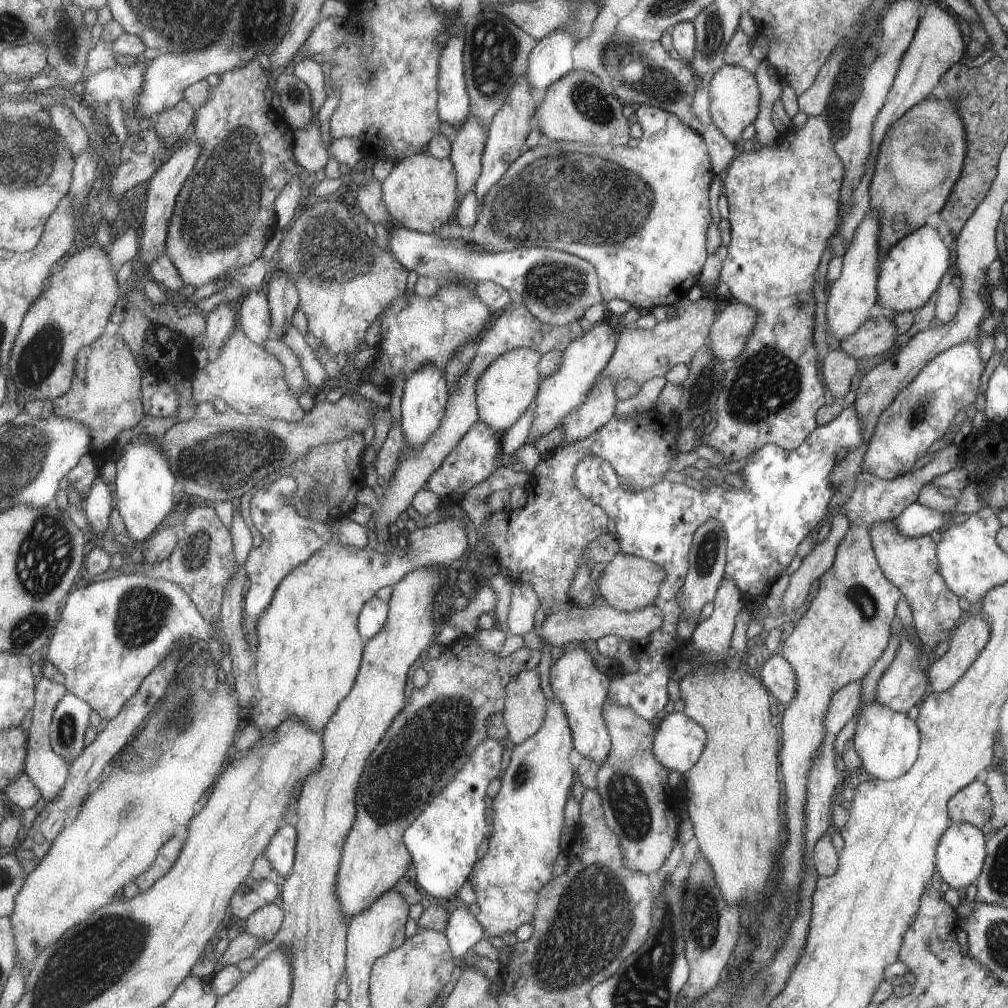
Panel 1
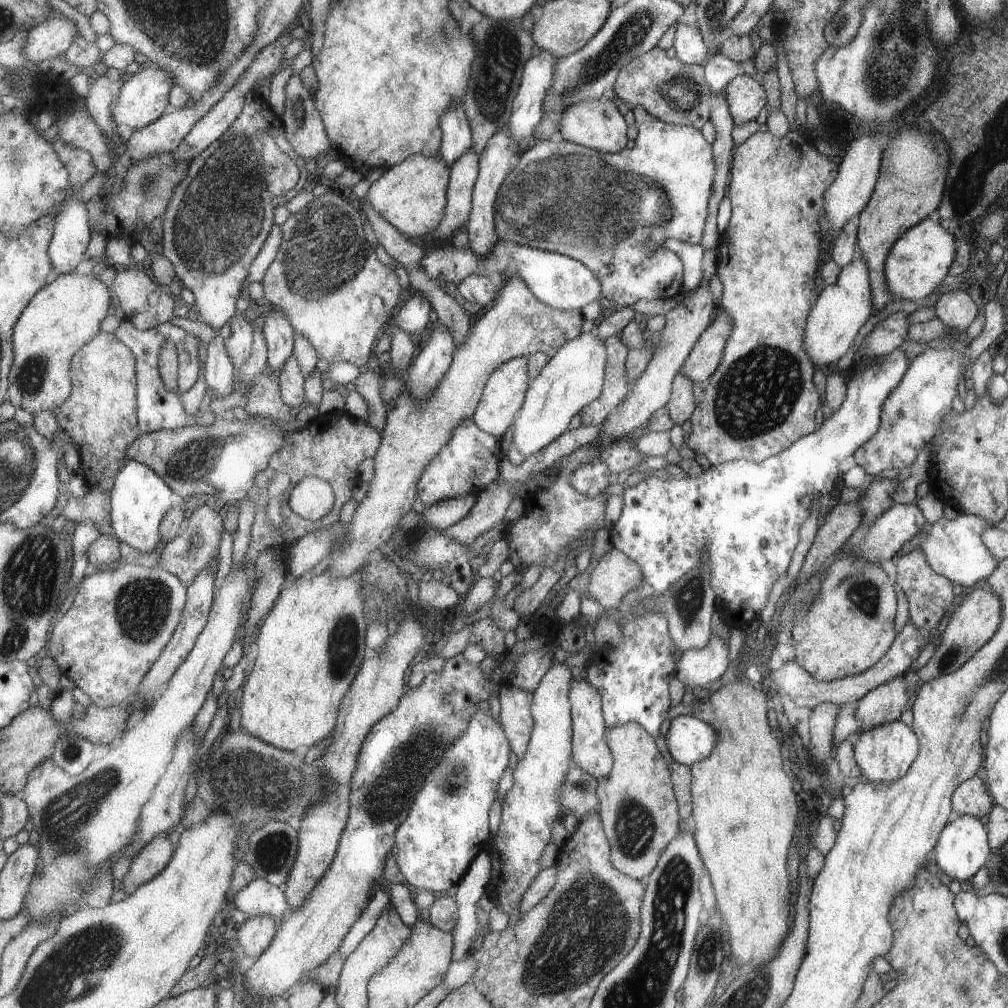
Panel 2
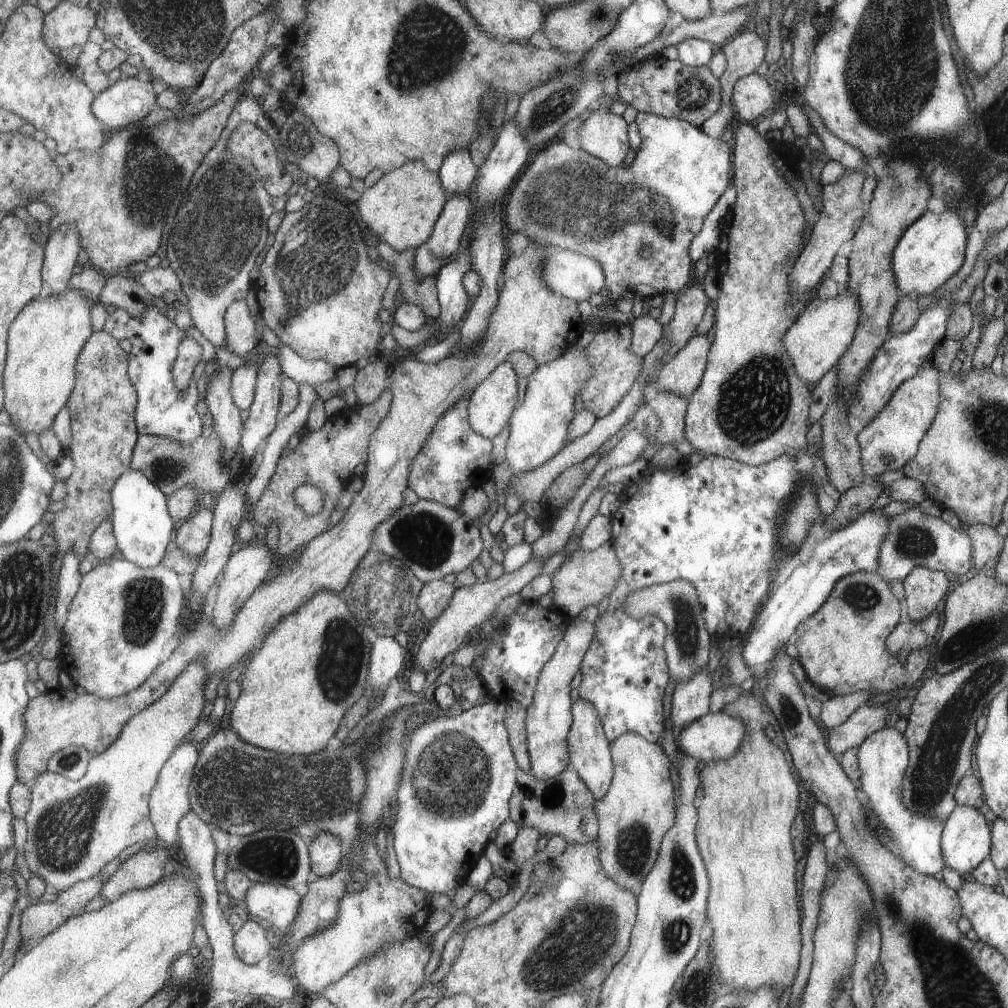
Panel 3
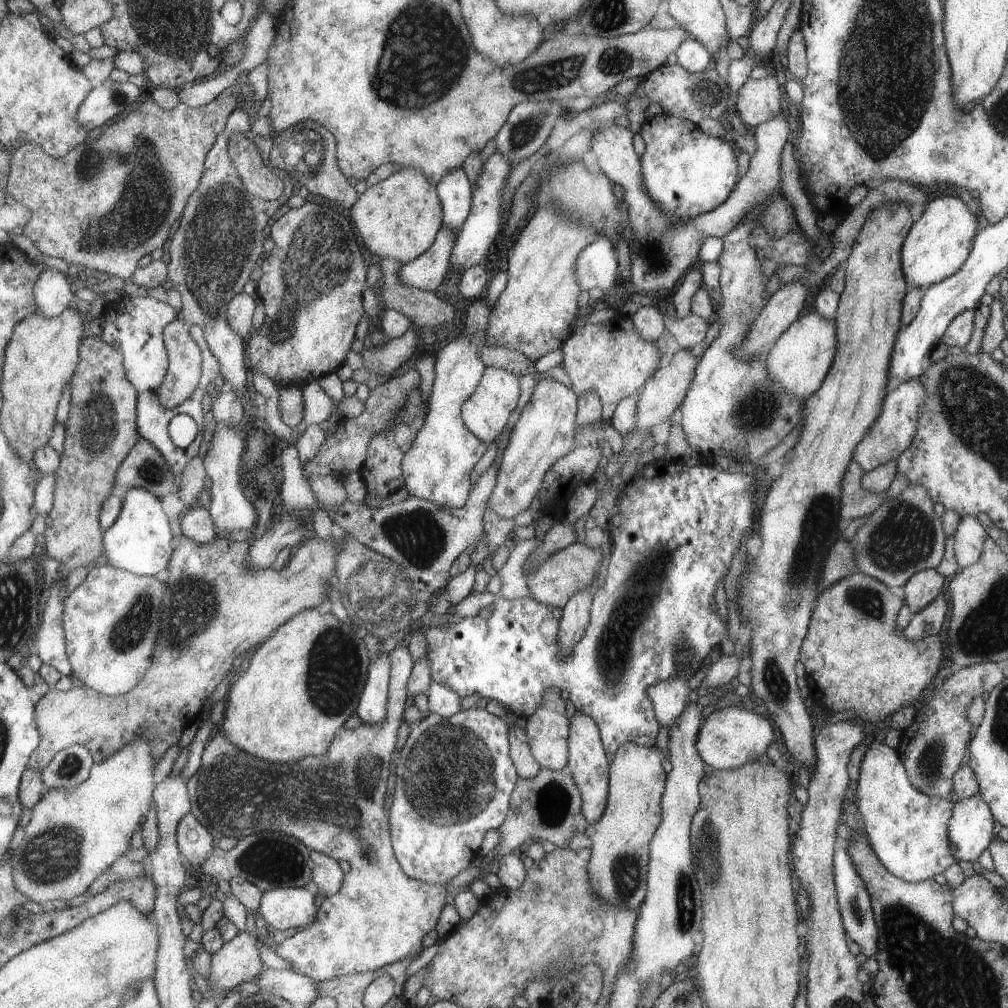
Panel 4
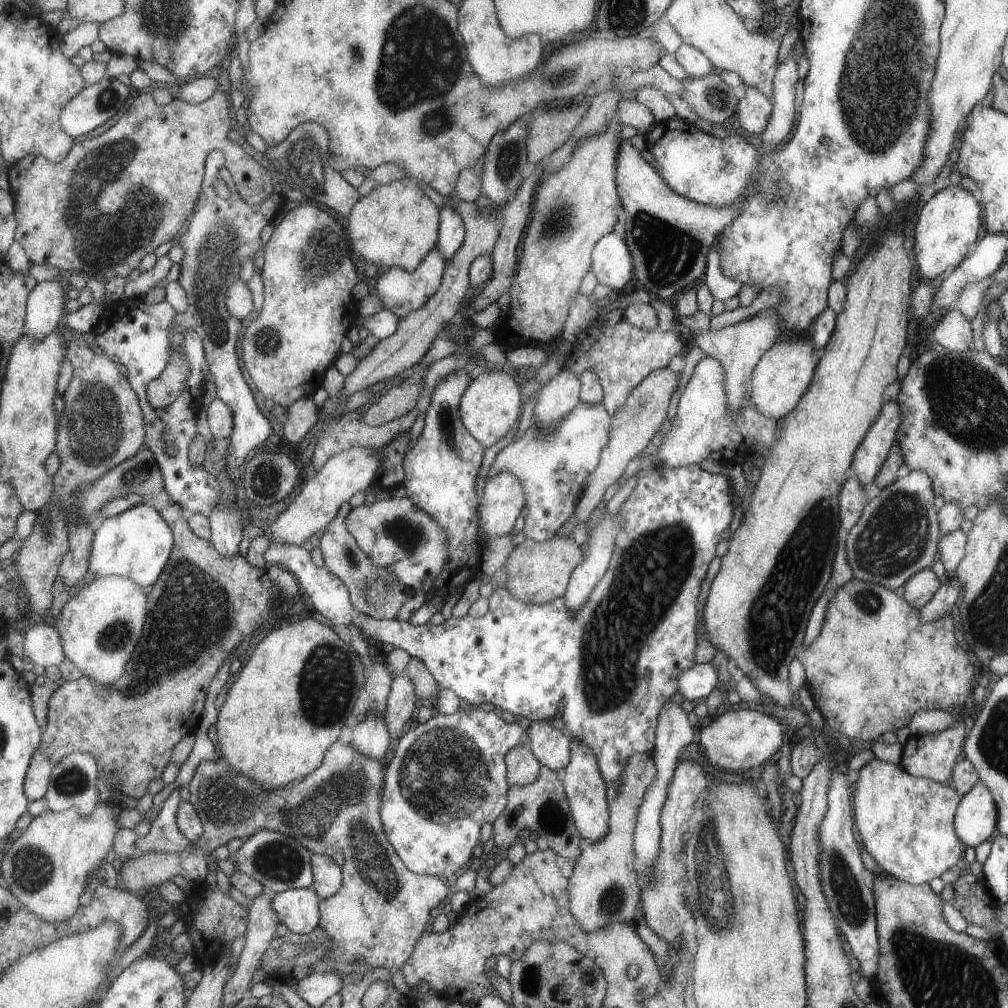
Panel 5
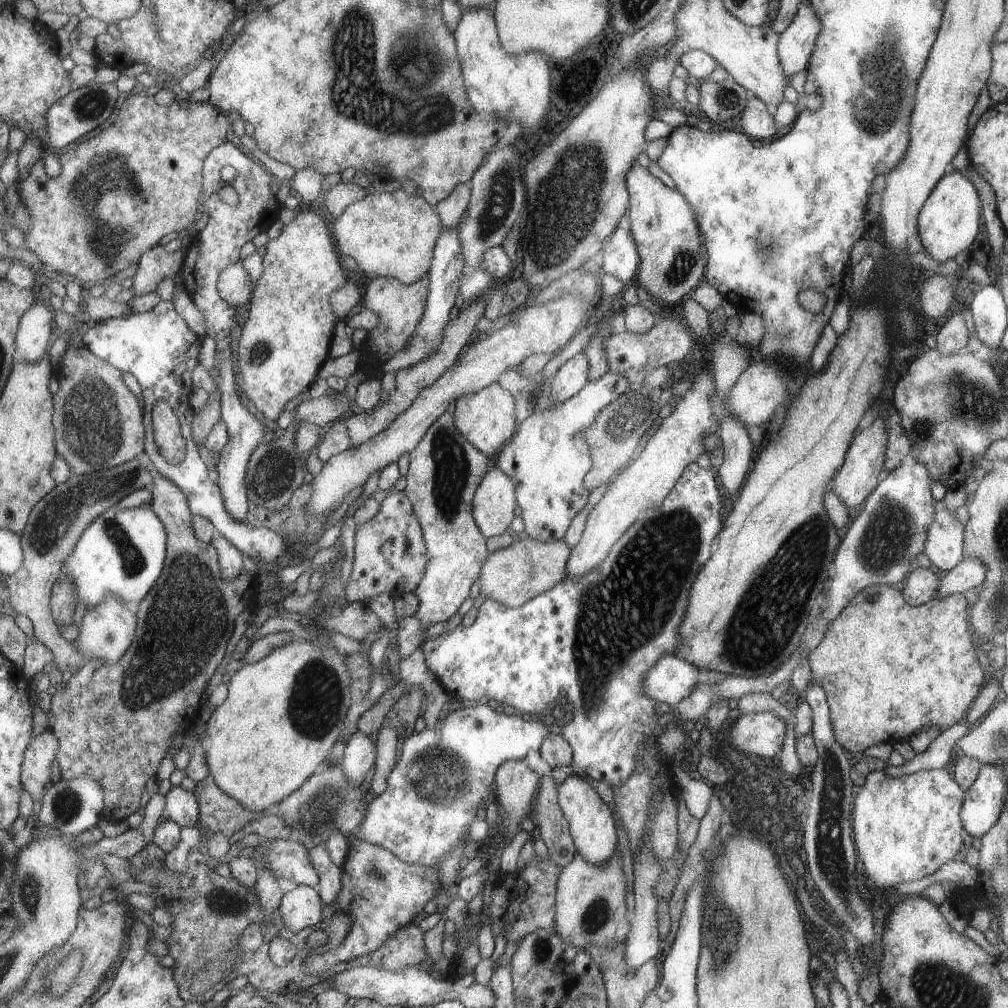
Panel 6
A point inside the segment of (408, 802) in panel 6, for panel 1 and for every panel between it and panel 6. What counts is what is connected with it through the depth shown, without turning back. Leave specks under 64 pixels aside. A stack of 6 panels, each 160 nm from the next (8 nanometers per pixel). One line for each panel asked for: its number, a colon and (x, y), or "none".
1: (444, 841)
2: (436, 846)
3: (459, 774)
4: (453, 783)
5: (447, 776)

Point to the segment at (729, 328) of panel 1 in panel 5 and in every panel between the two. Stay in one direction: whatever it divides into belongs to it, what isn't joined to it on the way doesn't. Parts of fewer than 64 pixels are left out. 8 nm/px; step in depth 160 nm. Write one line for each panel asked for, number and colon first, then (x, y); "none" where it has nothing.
2: (706, 354)
3: (681, 374)
4: (662, 393)
5: (643, 411)

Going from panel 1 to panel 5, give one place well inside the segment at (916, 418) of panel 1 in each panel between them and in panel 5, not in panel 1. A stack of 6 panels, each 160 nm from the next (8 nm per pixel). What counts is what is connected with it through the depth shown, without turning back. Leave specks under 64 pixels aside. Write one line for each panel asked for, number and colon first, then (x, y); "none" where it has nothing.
2: (910, 414)
3: (889, 440)
4: (891, 433)
5: (871, 453)

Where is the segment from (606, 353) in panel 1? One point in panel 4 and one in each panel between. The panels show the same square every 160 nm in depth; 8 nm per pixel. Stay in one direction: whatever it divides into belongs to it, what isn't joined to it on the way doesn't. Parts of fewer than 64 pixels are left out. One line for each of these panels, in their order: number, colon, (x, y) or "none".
2: (571, 379)
3: (538, 428)
4: (544, 431)

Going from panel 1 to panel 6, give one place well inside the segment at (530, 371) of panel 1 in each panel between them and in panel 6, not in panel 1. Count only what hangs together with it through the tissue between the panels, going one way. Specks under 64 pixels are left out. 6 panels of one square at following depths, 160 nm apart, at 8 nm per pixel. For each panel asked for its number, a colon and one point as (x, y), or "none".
2: (503, 393)
3: (495, 397)
4: (485, 413)
5: (492, 403)
6: (485, 418)

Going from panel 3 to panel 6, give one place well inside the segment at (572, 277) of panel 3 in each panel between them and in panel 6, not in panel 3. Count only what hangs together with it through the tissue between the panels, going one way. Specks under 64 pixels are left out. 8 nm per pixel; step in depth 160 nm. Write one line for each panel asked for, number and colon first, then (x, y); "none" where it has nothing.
4: (596, 265)
5: (612, 264)
6: (620, 259)

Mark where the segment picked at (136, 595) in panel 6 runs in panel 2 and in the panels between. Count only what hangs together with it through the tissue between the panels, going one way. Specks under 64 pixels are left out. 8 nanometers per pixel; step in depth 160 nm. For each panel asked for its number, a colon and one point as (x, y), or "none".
2: (140, 499)
3: (143, 525)
4: (141, 541)
5: (137, 544)

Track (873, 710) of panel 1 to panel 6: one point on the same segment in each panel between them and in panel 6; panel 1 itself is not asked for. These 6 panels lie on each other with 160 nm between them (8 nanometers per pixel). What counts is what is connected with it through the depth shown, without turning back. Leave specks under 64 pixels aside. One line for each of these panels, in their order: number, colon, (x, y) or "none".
2: (884, 755)
3: (883, 756)
4: (908, 830)
5: (906, 824)
6: (905, 828)

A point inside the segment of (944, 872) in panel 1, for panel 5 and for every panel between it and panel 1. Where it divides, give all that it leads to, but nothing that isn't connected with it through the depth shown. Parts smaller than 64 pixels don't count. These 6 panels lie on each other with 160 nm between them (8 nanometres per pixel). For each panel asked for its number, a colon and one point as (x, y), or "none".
2: (961, 849)
3: (965, 835)
4: (970, 826)
5: (974, 820)

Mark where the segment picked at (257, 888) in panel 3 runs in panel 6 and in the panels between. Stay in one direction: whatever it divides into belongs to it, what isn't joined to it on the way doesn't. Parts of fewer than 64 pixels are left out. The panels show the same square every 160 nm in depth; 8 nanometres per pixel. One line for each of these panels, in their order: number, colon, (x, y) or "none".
4: (289, 907)
5: (298, 908)
6: (303, 907)

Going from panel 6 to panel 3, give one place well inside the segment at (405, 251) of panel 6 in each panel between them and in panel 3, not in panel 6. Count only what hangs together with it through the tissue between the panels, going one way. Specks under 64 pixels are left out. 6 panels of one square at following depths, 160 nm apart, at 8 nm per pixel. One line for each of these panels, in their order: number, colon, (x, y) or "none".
3: (403, 206)
4: (399, 217)
5: (397, 225)

